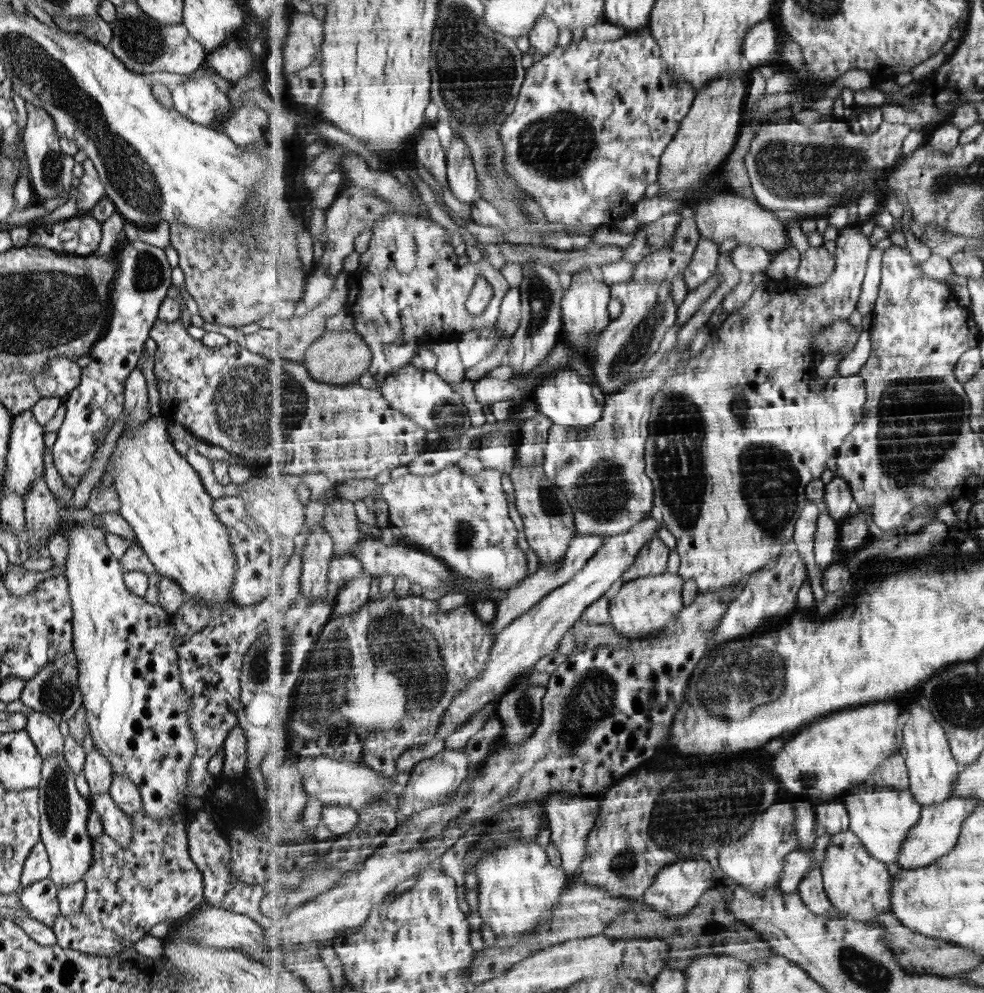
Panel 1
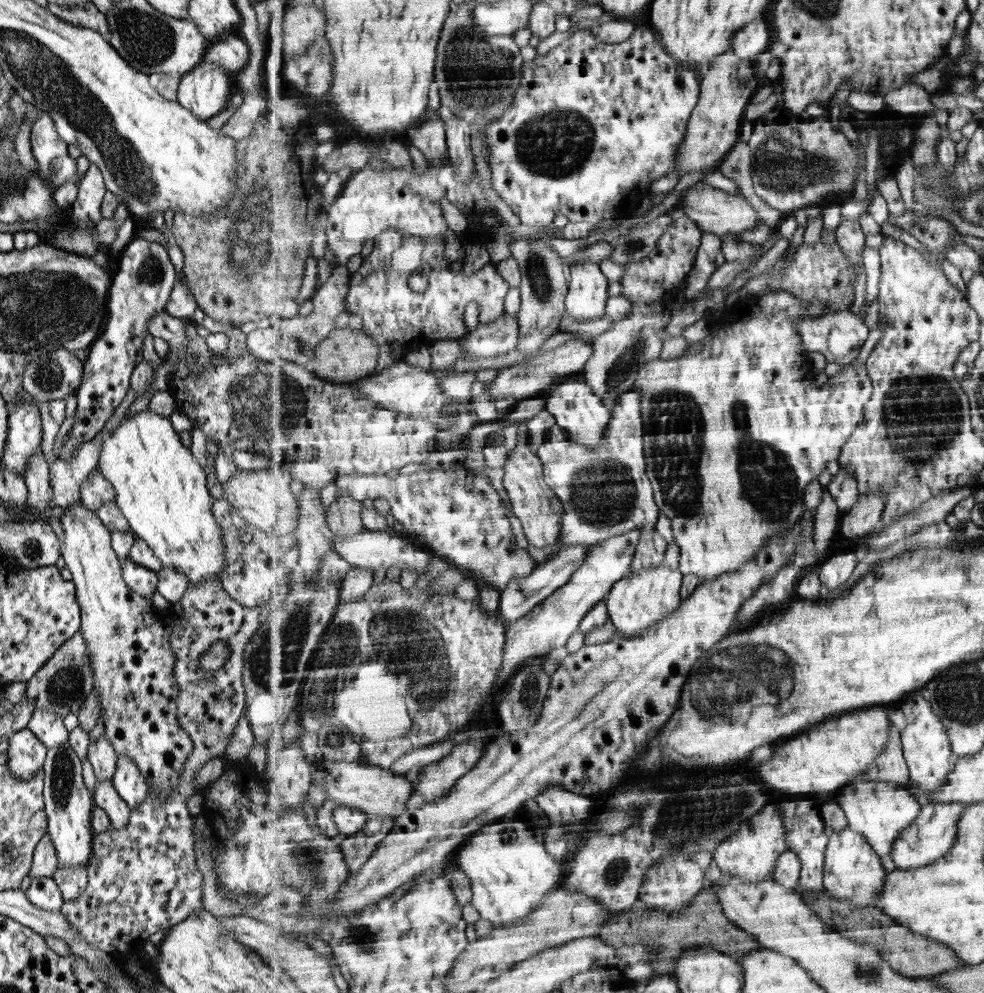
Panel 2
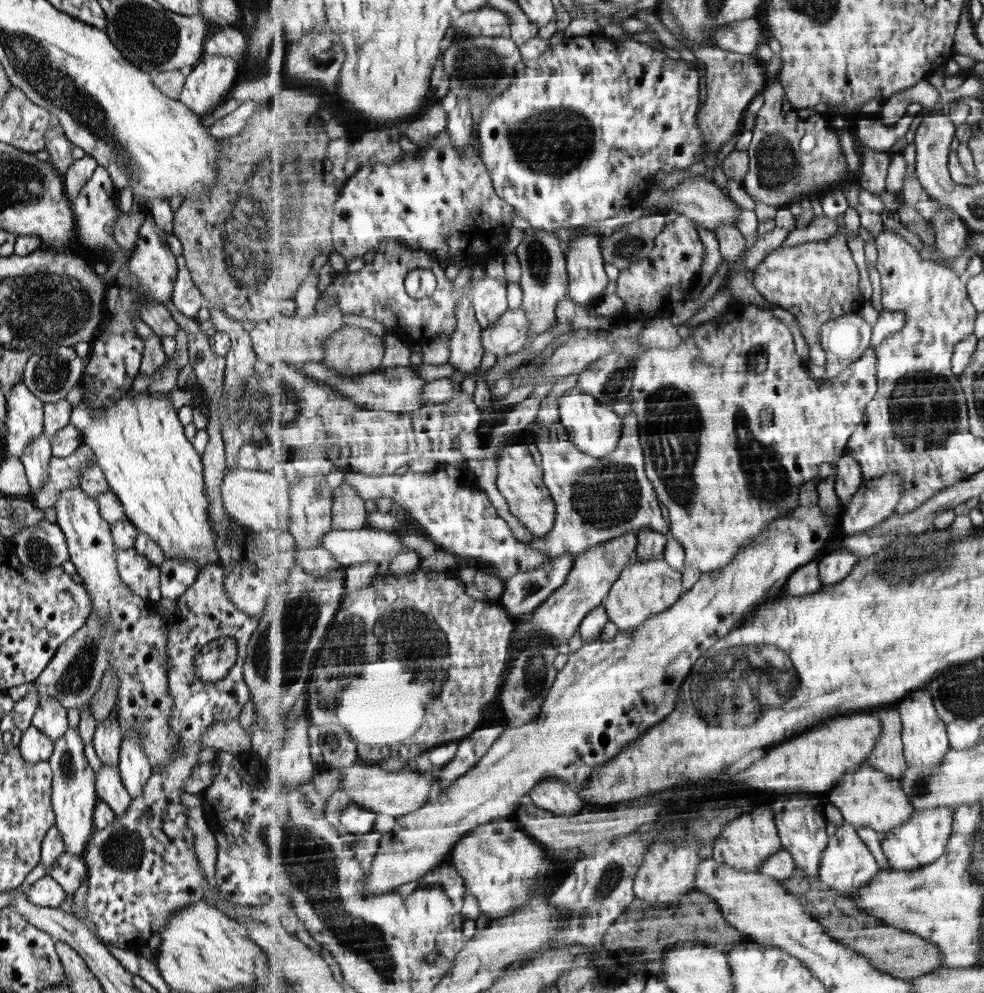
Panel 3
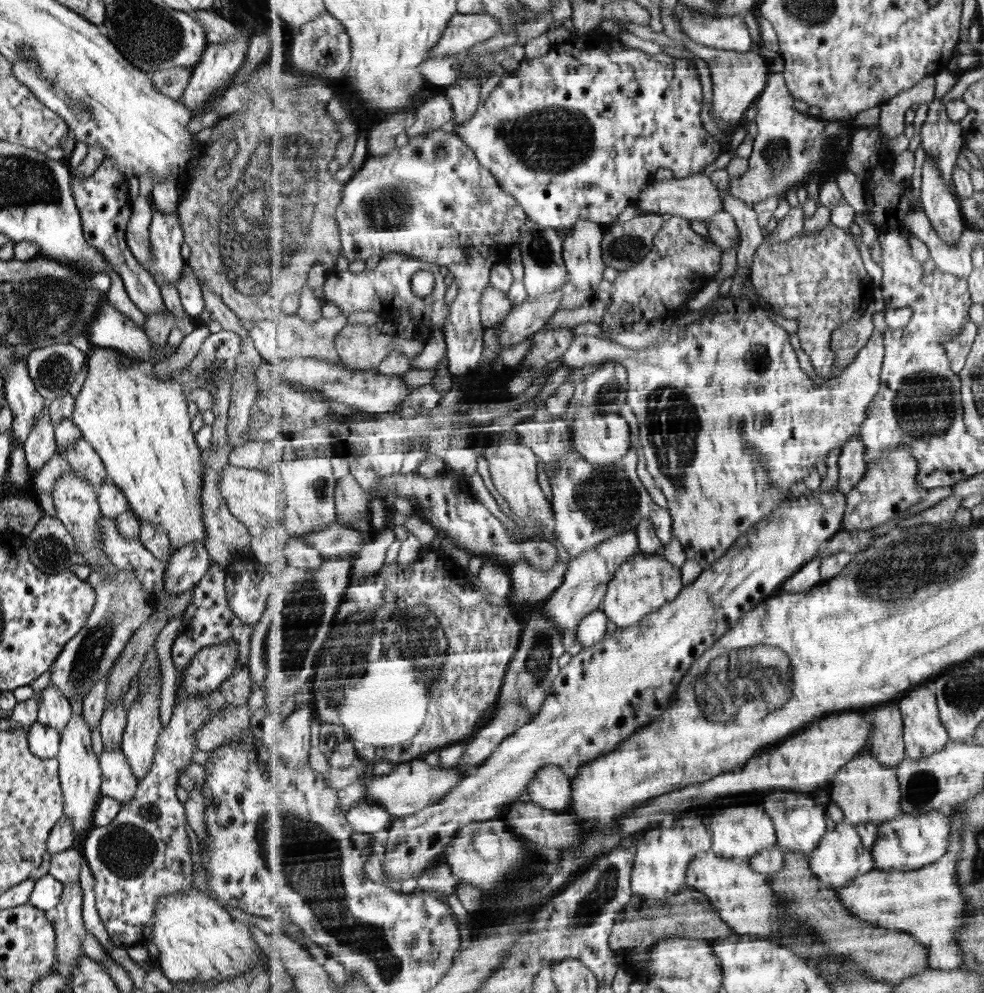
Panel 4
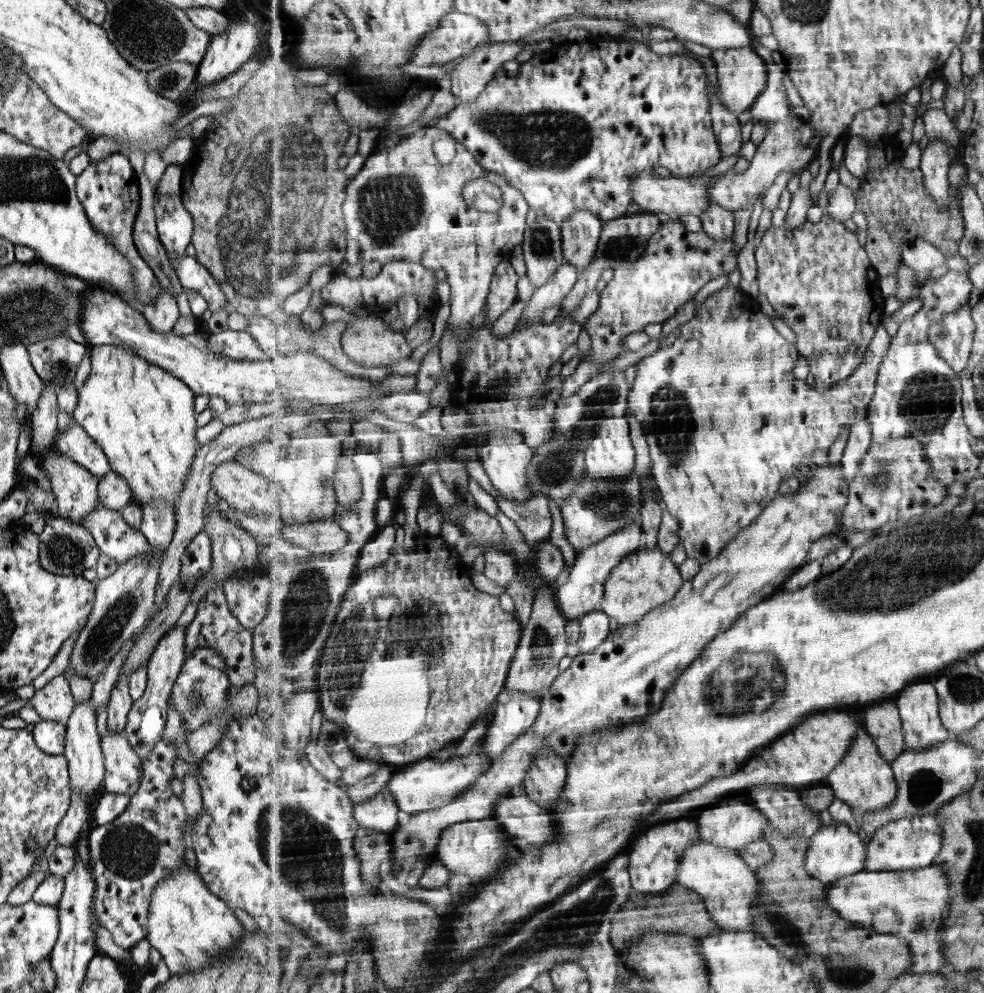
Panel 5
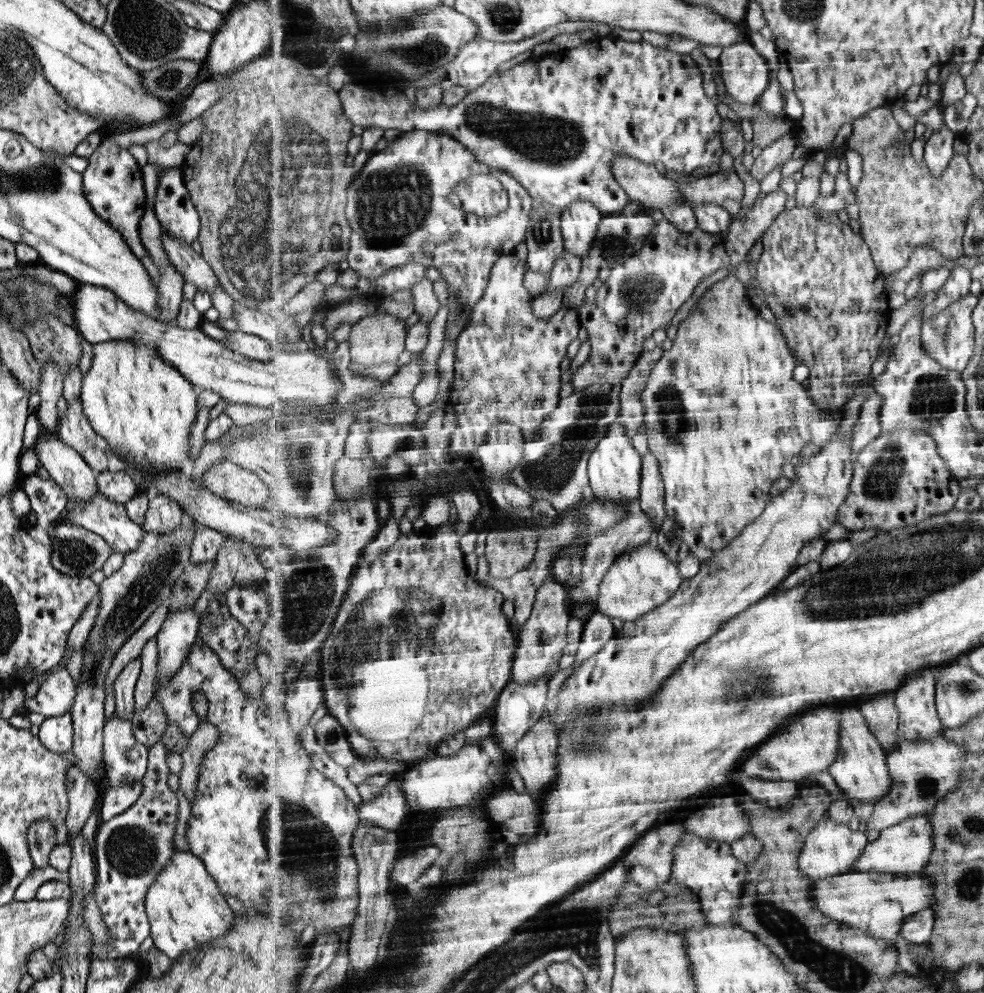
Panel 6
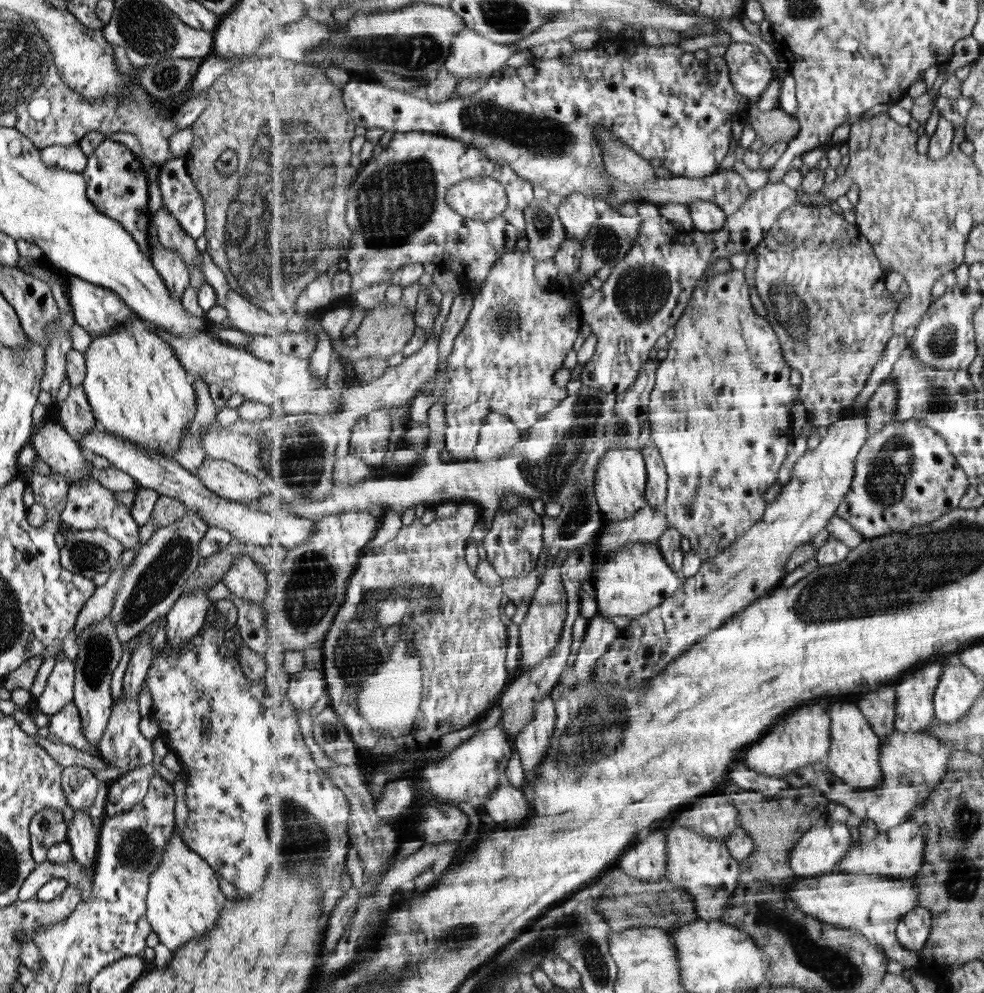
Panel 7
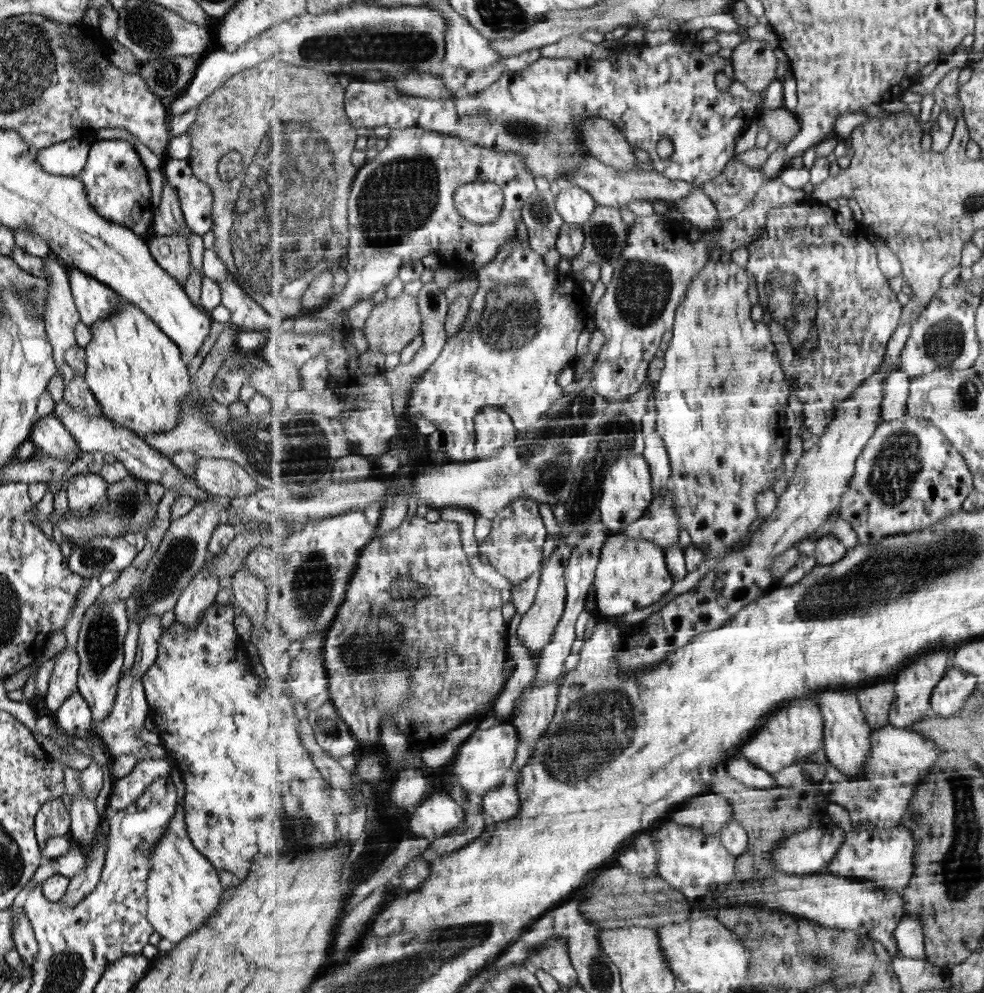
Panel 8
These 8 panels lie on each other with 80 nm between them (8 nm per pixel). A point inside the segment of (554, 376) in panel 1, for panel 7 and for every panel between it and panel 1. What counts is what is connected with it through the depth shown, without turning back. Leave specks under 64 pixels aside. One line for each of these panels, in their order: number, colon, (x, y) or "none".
2: (579, 411)
3: (595, 429)
4: (603, 439)
5: (610, 455)
6: (615, 468)
7: (622, 475)

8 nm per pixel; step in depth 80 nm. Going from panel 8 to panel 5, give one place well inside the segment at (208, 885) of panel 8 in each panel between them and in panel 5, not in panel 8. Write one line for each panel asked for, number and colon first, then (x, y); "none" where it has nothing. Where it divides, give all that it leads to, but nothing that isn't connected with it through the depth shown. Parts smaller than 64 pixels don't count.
5: (189, 926)
6: (184, 909)
7: (183, 900)

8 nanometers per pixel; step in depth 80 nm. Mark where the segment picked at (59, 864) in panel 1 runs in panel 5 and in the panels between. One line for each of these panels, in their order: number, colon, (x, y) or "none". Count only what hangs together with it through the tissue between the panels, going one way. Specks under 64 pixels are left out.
2: (67, 805)
3: (72, 797)
4: (79, 776)
5: (81, 750)

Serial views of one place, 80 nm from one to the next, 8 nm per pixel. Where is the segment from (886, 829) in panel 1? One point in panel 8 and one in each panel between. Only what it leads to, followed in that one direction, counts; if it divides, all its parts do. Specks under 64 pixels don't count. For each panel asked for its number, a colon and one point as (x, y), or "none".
2: (880, 811)
3: (867, 797)
4: (868, 792)
5: (864, 780)
6: (861, 770)
7: (856, 748)
8: (847, 737)

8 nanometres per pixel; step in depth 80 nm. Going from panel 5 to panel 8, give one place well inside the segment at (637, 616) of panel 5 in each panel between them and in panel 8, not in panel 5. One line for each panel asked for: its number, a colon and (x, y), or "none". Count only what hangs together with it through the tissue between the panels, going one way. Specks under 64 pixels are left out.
6: (644, 578)
7: (637, 578)
8: (633, 574)

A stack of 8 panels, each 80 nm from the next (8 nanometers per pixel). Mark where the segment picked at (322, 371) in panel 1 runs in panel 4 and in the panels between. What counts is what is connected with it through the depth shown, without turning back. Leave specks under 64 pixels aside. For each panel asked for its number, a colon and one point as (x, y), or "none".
2: (346, 355)
3: (351, 351)
4: (361, 347)

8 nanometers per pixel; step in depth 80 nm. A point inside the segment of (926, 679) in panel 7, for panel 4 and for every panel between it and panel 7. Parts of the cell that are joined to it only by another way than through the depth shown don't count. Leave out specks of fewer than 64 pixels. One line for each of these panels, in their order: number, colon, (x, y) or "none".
4: (925, 735)
5: (923, 727)
6: (916, 701)

